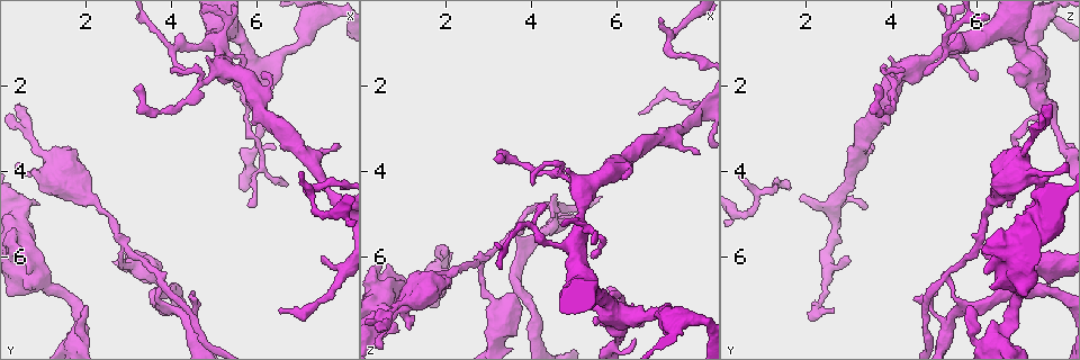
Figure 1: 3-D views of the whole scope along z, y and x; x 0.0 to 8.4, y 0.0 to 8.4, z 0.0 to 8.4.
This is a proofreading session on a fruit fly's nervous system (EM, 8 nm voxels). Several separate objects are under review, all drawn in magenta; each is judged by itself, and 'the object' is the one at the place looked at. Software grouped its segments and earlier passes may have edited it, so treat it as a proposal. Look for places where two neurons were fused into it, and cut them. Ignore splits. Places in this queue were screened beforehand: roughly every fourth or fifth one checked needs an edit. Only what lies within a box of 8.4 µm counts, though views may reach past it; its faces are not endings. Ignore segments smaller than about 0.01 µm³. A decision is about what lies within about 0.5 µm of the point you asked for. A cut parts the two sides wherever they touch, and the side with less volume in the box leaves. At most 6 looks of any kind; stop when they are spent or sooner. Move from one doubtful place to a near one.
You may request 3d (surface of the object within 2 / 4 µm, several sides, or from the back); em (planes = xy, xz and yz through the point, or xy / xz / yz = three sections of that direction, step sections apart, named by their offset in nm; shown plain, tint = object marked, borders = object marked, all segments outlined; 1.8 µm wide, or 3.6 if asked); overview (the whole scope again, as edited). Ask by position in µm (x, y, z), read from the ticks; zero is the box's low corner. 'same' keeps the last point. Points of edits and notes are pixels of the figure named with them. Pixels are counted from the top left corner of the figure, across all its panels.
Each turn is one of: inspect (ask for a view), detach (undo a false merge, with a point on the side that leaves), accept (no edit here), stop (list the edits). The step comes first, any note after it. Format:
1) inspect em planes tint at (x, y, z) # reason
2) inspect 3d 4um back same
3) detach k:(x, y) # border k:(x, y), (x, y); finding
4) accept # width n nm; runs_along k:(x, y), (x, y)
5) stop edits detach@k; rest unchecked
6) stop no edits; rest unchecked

inspect em planes borders at (5.20, 1.65, 4.45) # branch point

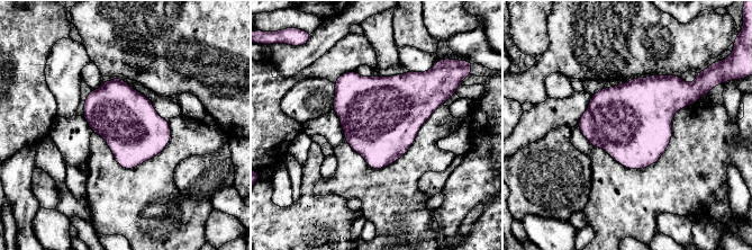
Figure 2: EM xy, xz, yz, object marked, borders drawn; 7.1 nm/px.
accept # continuous, no second neuron

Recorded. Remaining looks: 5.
inspect em yz step 4 borders at (0.80, 3.35, 7.20) # sudden change in width

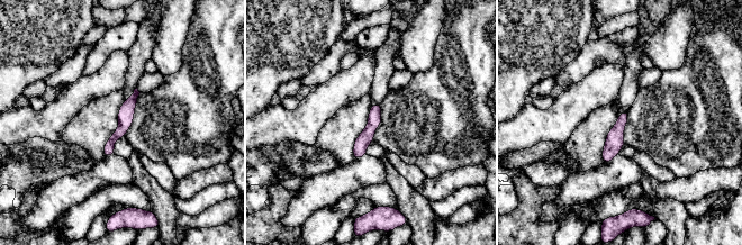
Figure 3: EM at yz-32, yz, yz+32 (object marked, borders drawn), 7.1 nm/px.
inspect em planes borders same # another direction

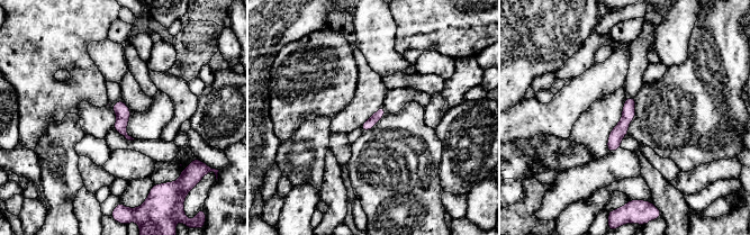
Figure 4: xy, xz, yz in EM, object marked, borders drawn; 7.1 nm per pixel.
accept # runs_along 4:(632, 100), (629, 115), (611, 148); continuous, no second neuron

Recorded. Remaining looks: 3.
inspect em 3.6um planes tint at (2.90, 5.60, 6.00) # three-way junction

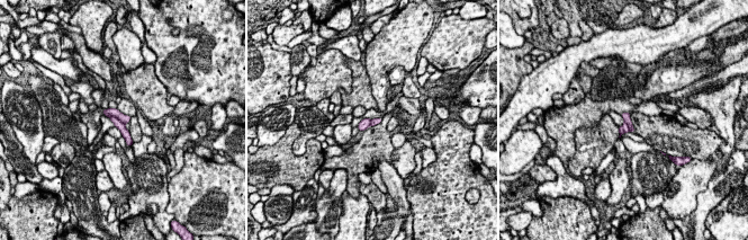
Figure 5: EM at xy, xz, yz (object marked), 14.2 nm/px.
detach 5:(117, 123) # a second neuron is stuck on

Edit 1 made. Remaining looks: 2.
stop edits detach@5; rest unchecked

